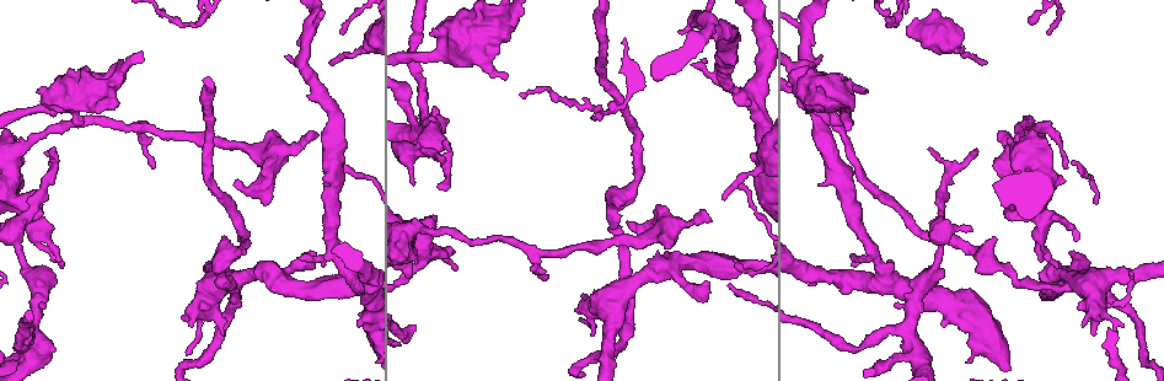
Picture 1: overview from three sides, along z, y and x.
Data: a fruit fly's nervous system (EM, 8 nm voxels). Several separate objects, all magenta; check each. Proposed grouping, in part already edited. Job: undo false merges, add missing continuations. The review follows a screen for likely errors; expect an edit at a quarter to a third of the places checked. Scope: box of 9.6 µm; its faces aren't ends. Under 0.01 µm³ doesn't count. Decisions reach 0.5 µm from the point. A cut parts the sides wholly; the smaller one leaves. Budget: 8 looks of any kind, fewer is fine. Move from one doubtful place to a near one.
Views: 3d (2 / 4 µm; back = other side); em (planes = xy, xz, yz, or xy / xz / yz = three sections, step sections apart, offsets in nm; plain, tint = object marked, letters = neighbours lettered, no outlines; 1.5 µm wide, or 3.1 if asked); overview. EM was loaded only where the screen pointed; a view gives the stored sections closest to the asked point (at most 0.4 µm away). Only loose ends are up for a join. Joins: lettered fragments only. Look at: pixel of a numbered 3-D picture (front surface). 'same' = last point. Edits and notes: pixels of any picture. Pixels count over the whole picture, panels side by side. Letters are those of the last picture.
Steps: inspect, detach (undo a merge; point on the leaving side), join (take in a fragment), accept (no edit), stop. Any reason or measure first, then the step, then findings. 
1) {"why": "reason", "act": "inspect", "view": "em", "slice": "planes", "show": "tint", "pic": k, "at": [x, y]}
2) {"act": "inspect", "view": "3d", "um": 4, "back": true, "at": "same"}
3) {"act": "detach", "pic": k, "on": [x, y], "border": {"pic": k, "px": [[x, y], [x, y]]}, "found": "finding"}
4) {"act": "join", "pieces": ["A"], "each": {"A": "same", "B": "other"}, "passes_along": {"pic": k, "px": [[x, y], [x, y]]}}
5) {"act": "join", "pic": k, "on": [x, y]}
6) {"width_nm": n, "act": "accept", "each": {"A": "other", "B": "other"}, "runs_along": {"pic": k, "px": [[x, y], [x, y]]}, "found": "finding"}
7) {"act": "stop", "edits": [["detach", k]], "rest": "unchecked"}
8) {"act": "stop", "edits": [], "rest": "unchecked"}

{"why": "branch stops here", "act": "inspect", "view": "3d", "um": 4, "back": true, "pic": 1, "at": [329, 60]}

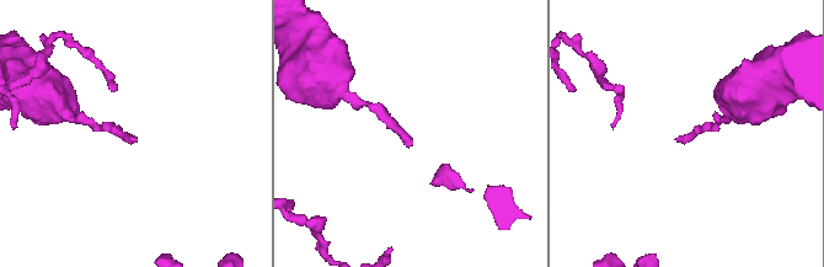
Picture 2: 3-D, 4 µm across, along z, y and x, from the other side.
{"why": "now the EM", "act": "inspect", "view": "em", "slice": "planes", "show": "plain", "pic": 2, "at": [409, 147]}

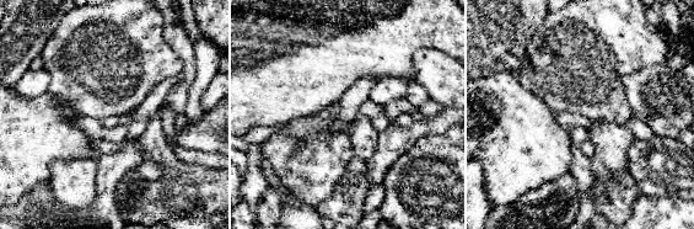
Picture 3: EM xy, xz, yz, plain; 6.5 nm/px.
{"act": "inspect", "view": "em", "slice": "planes", "show": "letters", "at": "same"}

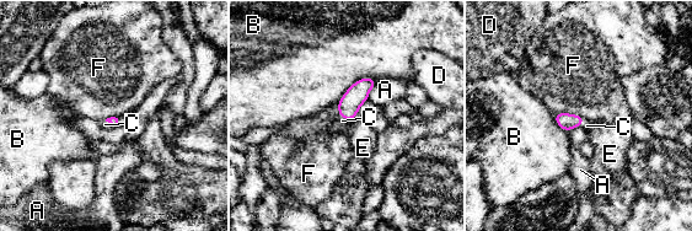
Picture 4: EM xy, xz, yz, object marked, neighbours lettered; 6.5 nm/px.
{"act": "join", "pieces": ["C"], "each": {"A": "other", "B": "other", "C": "same", "D": "other", "E": "other", "F": "other"}, "passes_along": {"pic": 4, "px": [[350, 102], [344, 117], [342, 121]]}, "found": "it goes on there"}

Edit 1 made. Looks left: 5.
{"why": "free end", "act": "inspect", "view": "3d", "um": 4, "pic": 1, "at": [311, 130]}

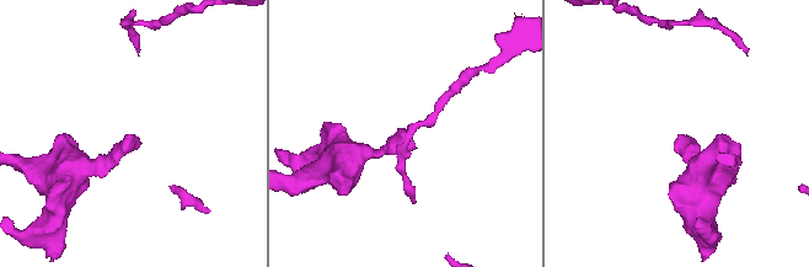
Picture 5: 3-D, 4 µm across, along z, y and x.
{"act": "inspect", "view": "em", "slice": "planes", "show": "plain", "pic": 5, "at": [680, 136]}

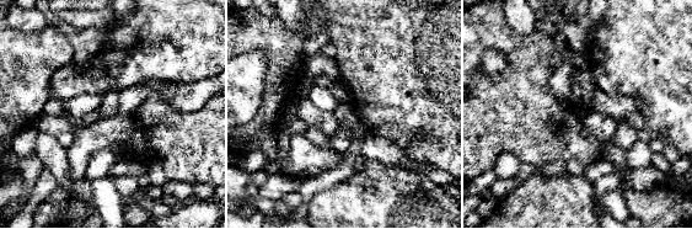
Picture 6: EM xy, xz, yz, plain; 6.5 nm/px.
{"act": "inspect", "view": "em", "slice": "planes", "show": "letters", "at": "same"}

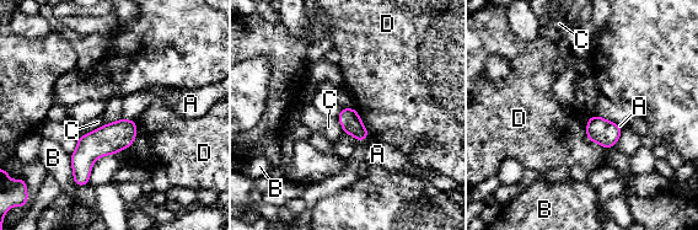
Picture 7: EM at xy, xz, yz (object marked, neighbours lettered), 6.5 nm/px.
{"act": "accept", "each": {"A": "other", "B": "other", "C": "other", "D": "other"}, "border": {"pic": 7, "px": [[103, 123], [78, 138]]}, "found": "no lettered fragment goes on from it"}

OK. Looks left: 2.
{"act": "stop", "edits": [["join", 4]], "rest": "unchecked"}

